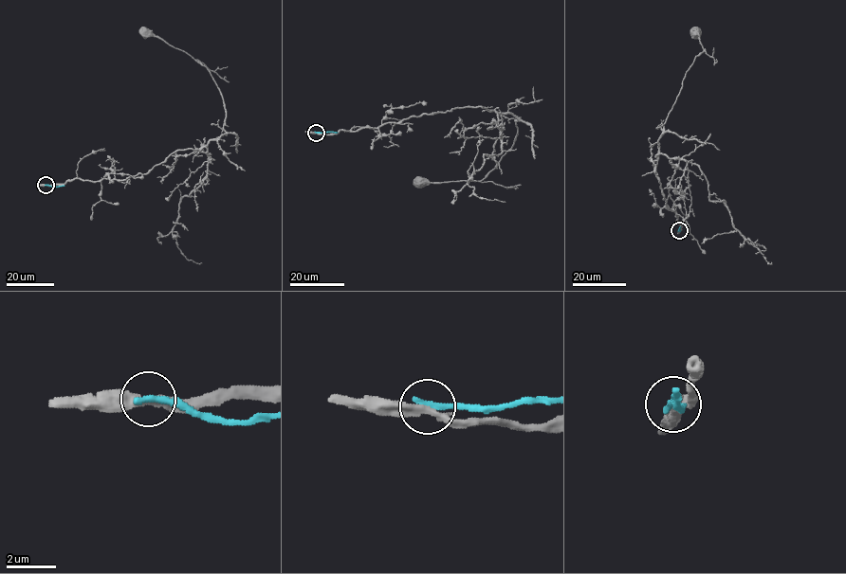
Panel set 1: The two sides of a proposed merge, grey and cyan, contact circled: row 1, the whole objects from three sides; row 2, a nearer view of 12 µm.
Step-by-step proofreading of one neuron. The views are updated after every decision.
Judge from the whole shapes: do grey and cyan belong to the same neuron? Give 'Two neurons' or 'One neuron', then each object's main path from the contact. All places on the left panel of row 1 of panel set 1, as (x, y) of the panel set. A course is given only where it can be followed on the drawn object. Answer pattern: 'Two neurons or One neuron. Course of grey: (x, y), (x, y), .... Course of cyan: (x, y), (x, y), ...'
Two neurons. Course of grey: (45, 185), (147, 174), (172, 153), (205, 147), (226, 132), (223, 97), (207, 68), (145, 33). Course of cyan: (45, 185), (64, 185)

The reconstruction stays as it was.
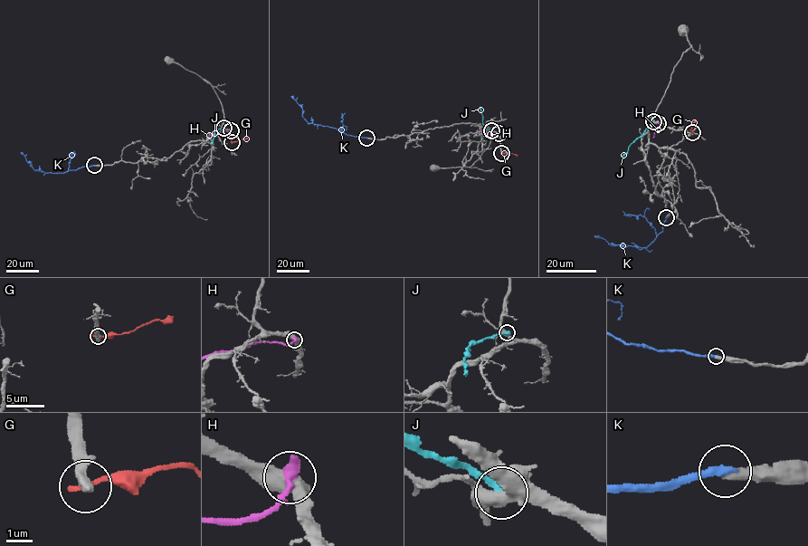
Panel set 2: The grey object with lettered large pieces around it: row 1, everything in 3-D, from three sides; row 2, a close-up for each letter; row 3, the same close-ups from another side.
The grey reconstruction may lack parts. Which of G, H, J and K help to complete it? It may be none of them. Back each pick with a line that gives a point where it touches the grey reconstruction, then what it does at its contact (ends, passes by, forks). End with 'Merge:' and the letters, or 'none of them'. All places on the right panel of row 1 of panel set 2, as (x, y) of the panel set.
Merge: none of them

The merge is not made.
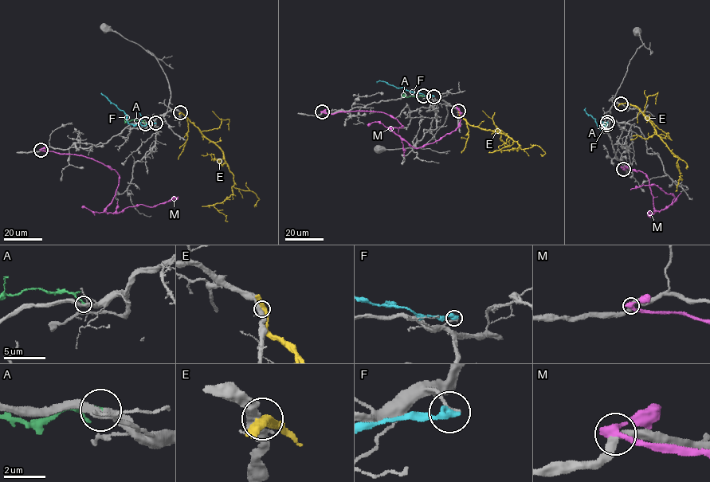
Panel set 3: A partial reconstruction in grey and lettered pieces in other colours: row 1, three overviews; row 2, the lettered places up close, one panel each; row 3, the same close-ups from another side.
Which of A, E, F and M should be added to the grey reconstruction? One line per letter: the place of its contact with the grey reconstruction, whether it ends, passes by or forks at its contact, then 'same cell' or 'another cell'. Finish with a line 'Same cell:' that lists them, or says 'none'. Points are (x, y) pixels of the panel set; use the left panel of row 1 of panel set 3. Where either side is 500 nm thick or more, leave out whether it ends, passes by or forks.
A: (145, 123) | it ends | same cell
E: (180, 112) | it passes by | another cell
F: (155, 123) | it ends | another cell
M: (41, 150) | it passes by | another cell
Same cell: A

